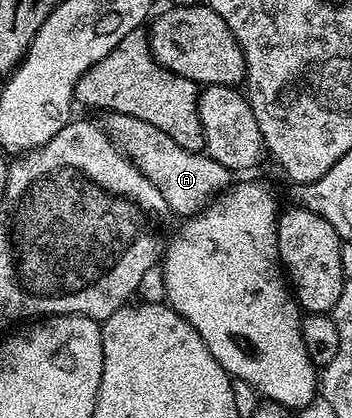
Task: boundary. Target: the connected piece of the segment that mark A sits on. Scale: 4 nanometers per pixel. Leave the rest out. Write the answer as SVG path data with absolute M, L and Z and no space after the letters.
M112 112L106 113L104 118L103 126L109 137L122 152L132 158L134 164L145 174L145 178L163 192L174 215L177 213L192 216L201 213L230 185L231 172L226 166L204 152L188 150L175 144L175 140L171 140L167 132L159 132L155 124L147 124L147 120Z

